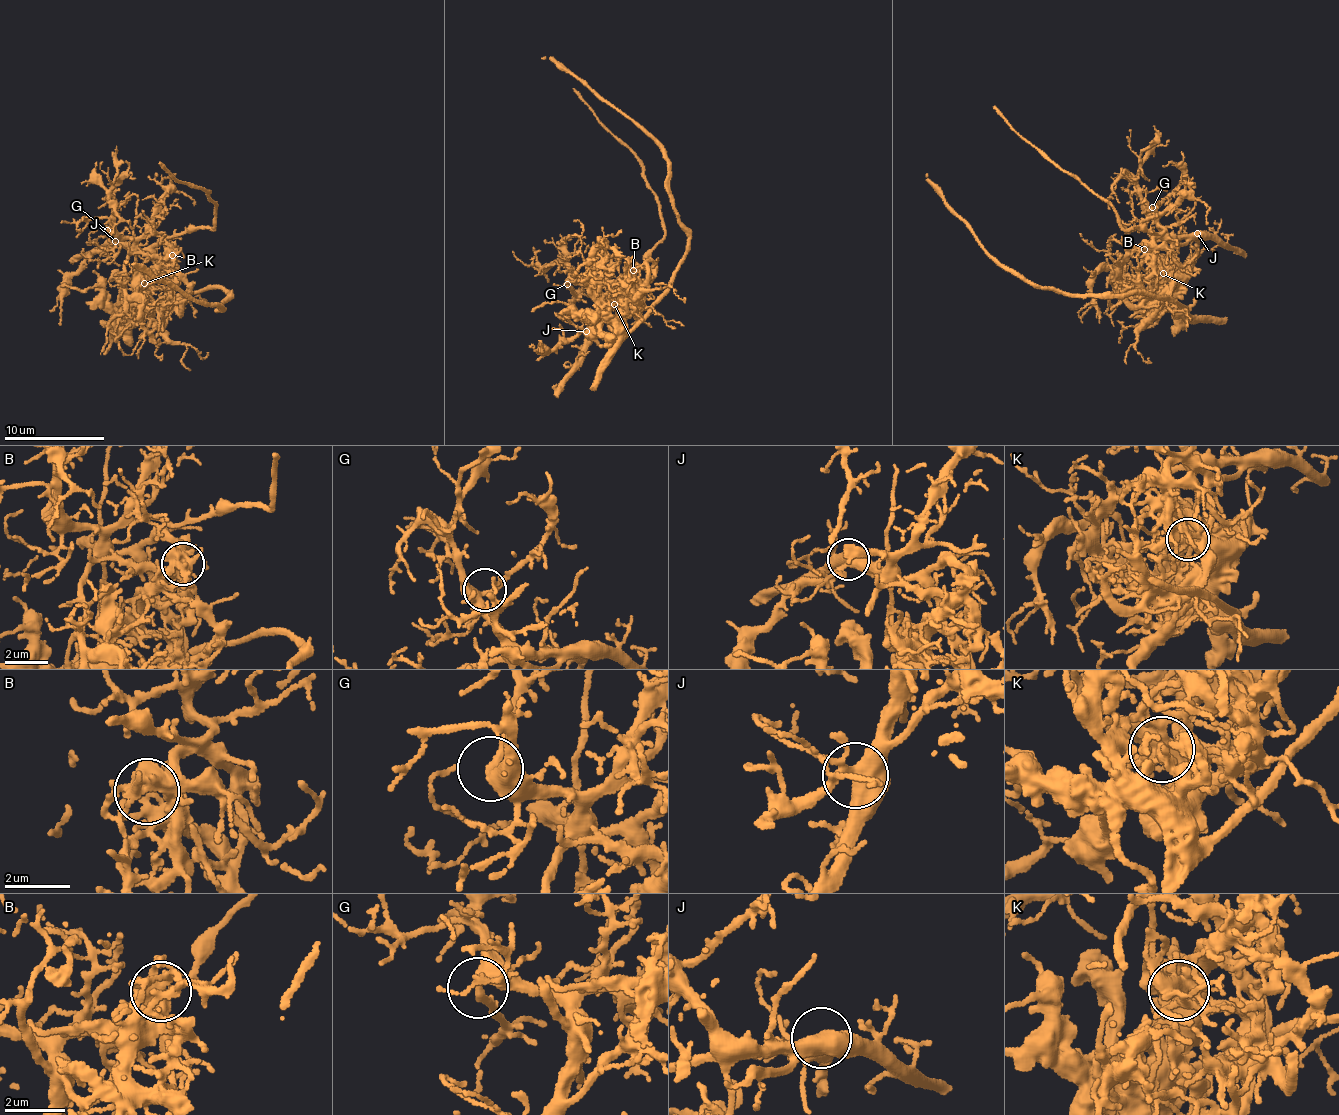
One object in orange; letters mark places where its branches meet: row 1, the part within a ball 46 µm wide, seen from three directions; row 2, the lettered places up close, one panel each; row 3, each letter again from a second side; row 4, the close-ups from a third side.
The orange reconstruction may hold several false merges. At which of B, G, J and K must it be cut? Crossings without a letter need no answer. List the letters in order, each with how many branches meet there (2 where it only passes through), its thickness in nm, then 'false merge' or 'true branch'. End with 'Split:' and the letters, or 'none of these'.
B: 7 branches meet; 460 nm thick; false merge
G: 2 branches meet; 400 nm thick; true branch
J: 5 branches meet; 480 nm thick; true branch
K: 7 branches meet; 440 nm thick; false merge
Split: B, K

